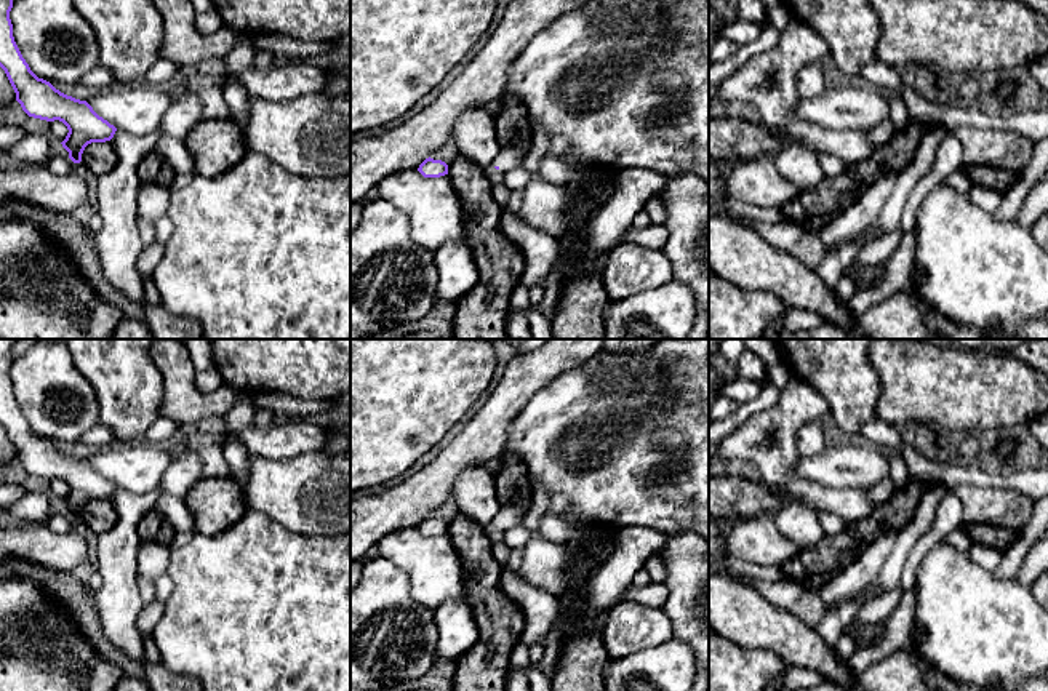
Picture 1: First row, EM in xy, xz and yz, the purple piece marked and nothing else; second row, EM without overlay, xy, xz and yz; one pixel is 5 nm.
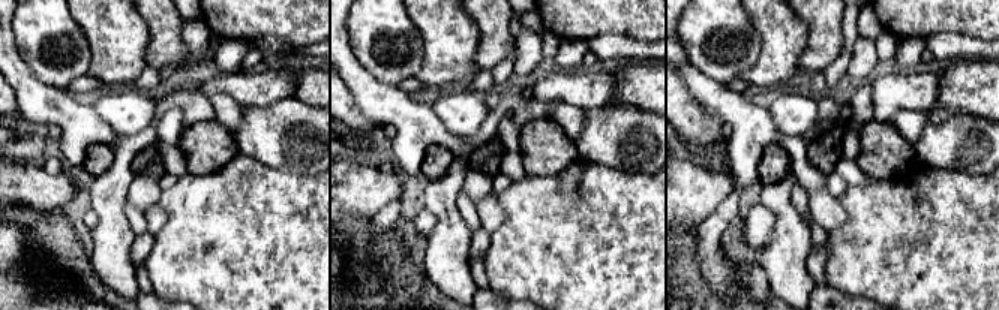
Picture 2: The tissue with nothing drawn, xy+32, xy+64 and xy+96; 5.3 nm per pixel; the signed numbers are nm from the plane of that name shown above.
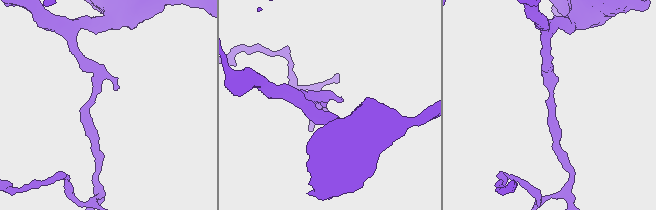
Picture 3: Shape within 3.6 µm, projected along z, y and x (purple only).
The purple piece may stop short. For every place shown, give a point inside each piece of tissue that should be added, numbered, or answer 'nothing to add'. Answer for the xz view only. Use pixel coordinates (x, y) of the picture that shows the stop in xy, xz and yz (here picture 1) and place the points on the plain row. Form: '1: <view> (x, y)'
1: xz (506, 517)

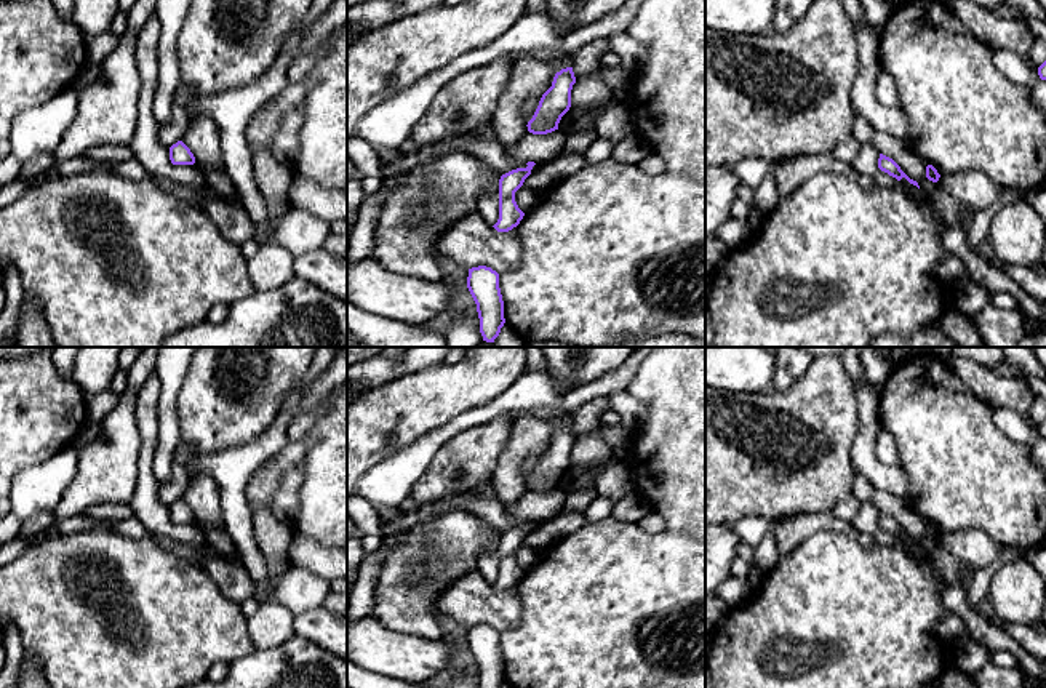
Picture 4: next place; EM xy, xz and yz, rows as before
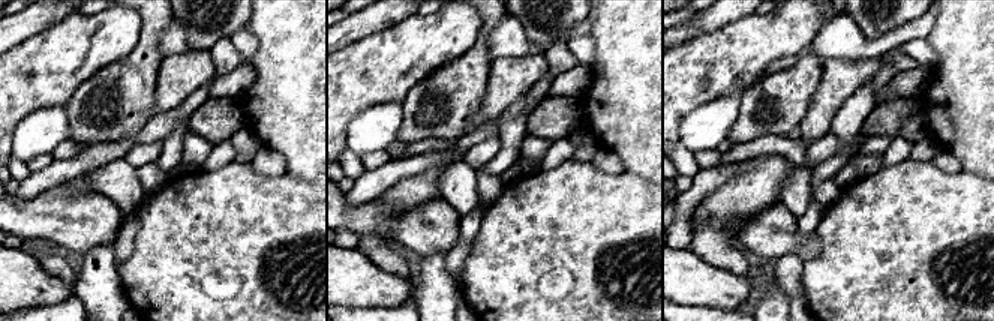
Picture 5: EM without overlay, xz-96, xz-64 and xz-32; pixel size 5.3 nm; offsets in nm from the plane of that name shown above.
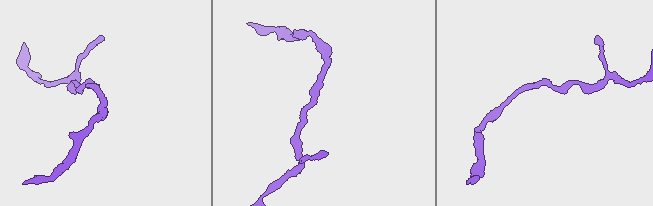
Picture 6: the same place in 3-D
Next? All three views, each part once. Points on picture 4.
nothing to add

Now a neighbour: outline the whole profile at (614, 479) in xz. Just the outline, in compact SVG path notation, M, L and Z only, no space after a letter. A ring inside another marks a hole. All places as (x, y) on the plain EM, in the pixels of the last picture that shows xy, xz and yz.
M598 424L576 438L571 448L571 466L592 469L597 494L616 502L637 490L637 480L629 462L614 459L600 435L600 427Z

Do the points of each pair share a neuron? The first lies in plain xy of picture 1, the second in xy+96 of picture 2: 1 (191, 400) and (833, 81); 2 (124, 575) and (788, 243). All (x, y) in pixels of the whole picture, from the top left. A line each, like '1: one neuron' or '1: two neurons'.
1: two neurons
2: one neuron

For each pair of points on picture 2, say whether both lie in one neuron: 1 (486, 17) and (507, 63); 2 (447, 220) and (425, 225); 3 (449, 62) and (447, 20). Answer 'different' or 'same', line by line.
1: different
2: different
3: same

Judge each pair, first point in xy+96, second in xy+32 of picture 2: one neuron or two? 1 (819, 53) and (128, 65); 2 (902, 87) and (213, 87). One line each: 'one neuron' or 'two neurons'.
1: two neurons
2: one neuron

